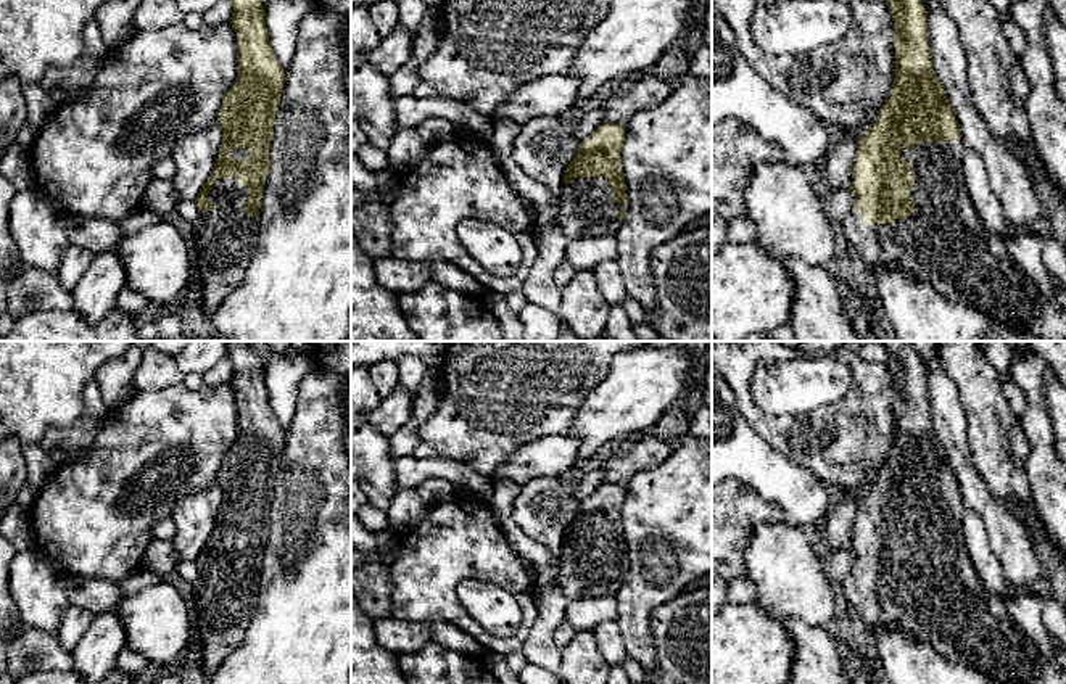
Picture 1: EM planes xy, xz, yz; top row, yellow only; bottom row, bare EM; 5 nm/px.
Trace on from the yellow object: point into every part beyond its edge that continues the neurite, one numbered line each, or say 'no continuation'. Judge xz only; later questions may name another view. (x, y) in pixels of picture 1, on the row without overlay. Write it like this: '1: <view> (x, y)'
1: xz (585, 570)

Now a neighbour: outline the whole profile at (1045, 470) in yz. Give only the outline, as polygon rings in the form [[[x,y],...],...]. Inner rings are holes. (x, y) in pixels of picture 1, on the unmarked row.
[[[1029,348],[1024,356],[1013,359],[1010,373],[1027,402],[1021,428],[1031,443],[1026,472],[1032,501],[1042,521],[1066,547],[1066,465],[1056,454],[1052,420],[1043,404],[1042,378],[1047,369]]]

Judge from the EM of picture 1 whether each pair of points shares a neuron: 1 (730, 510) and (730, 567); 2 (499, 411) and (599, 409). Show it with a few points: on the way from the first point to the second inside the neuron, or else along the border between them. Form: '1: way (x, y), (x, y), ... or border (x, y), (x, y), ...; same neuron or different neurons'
1: way (730, 525), (730, 552); same neuron
2: border (603, 380), (586, 395), (567, 432); different neurons

